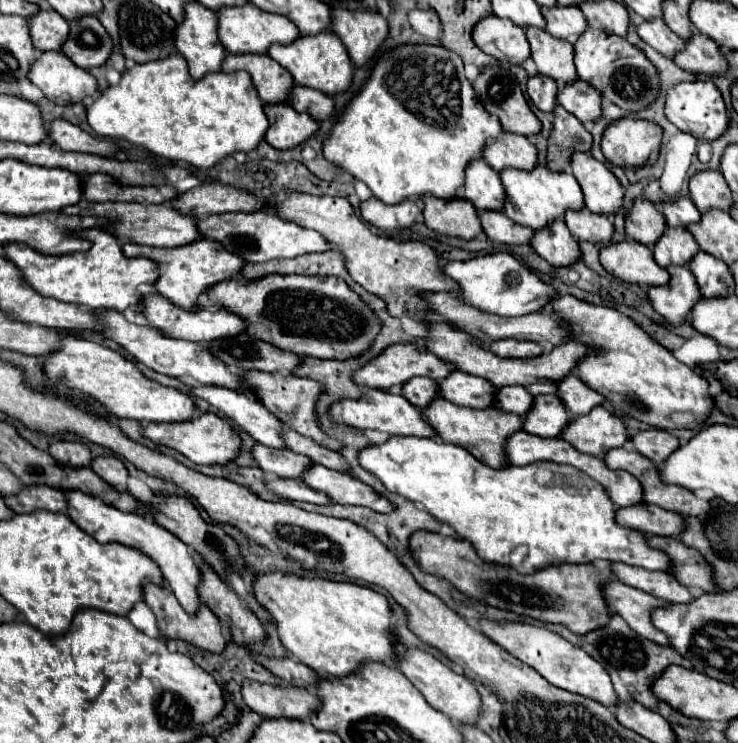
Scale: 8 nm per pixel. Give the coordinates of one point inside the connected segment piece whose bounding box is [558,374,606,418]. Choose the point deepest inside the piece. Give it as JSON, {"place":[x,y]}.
{"place":[579,399]}

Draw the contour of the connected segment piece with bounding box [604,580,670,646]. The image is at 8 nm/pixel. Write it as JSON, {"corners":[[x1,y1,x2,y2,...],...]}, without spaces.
{"corners":[[612,580,604,588,604,594,606,594,606,602,610,610,620,614,628,622,628,626,636,630,636,634,642,634,642,638,650,642,654,640,654,644,670,646,670,640,666,638,666,634,662,634,660,630,652,626,654,608,664,608,668,606,668,602,654,598,632,586,626,586,620,580]]}

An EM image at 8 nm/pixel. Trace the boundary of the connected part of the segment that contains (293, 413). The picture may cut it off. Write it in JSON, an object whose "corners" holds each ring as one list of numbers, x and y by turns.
{"corners":[[246,372,244,374,246,382,256,390,256,396,260,400,264,400,264,406,274,412,274,416,278,416,284,426,304,434,304,436,310,436,314,438,316,442,332,448,332,450,342,450,344,444,332,436,328,436,326,432,322,432,320,424,318,424,318,418,316,418,316,402,320,398,320,394,324,392,324,386,320,382,314,382,310,378,300,378,300,376,282,376,280,372,274,372,274,374,268,374,268,372]]}

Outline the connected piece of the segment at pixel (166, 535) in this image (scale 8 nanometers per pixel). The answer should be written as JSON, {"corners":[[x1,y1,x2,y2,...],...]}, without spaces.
{"corners":[[76,490,74,494,66,494,66,502,68,502,68,516,74,524,78,524,78,528,88,532,102,544,120,542,124,546,144,552,150,560,154,560,158,564,158,568,162,570,162,576,170,584,170,588,176,594,182,608,190,614,194,614,198,610,198,606,202,604,202,600,196,592,196,586,200,582,200,568,198,568,194,554,188,550,186,544,180,542,180,538,176,538,174,534,170,534,166,528,158,526,152,520,146,520,138,514,122,512,114,506,106,506,104,502,98,502,98,498,90,498,90,494,82,494,80,490]]}

